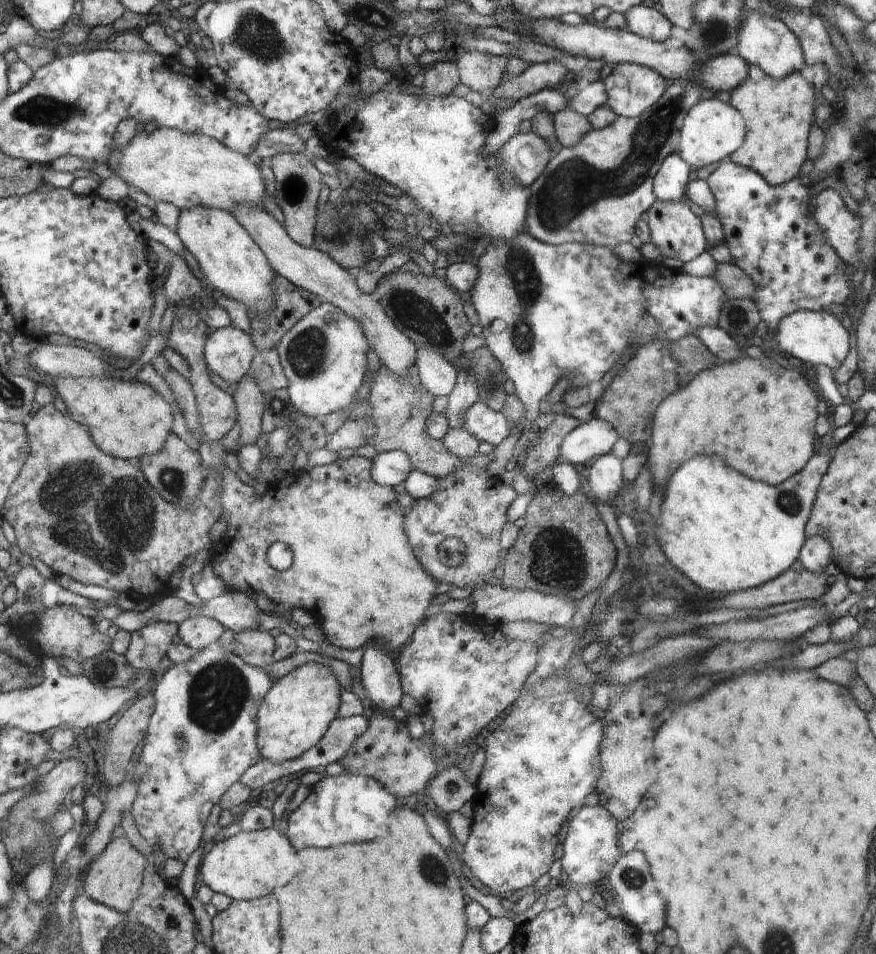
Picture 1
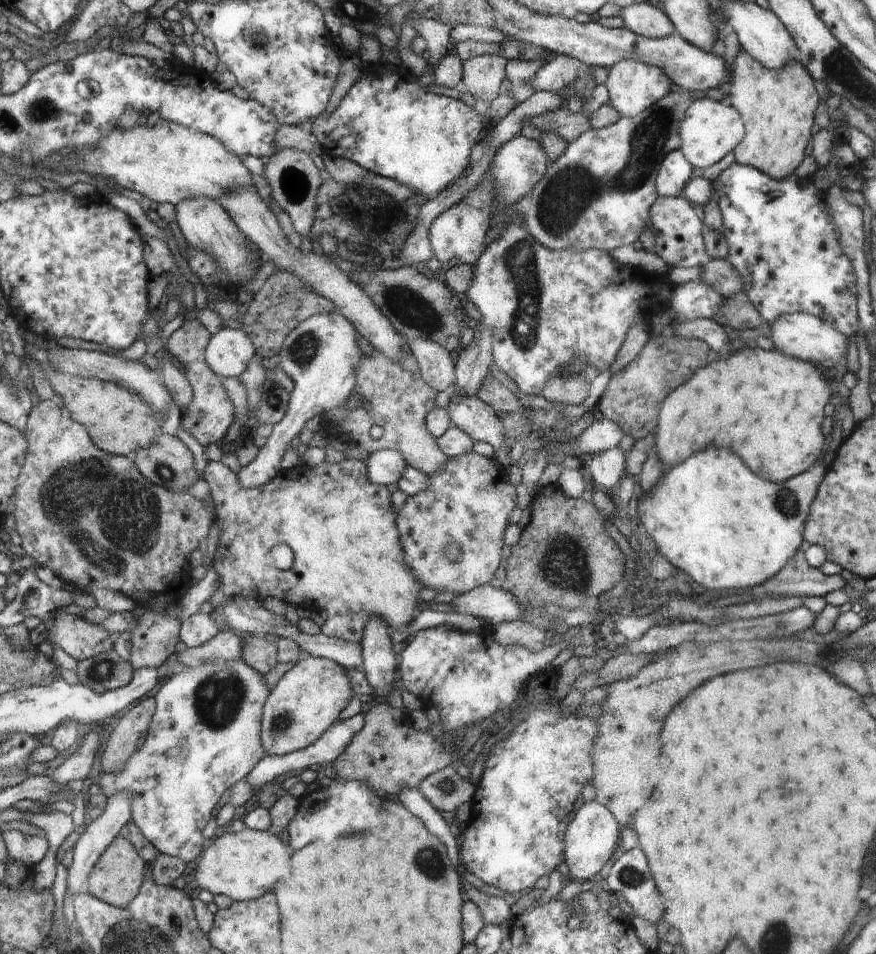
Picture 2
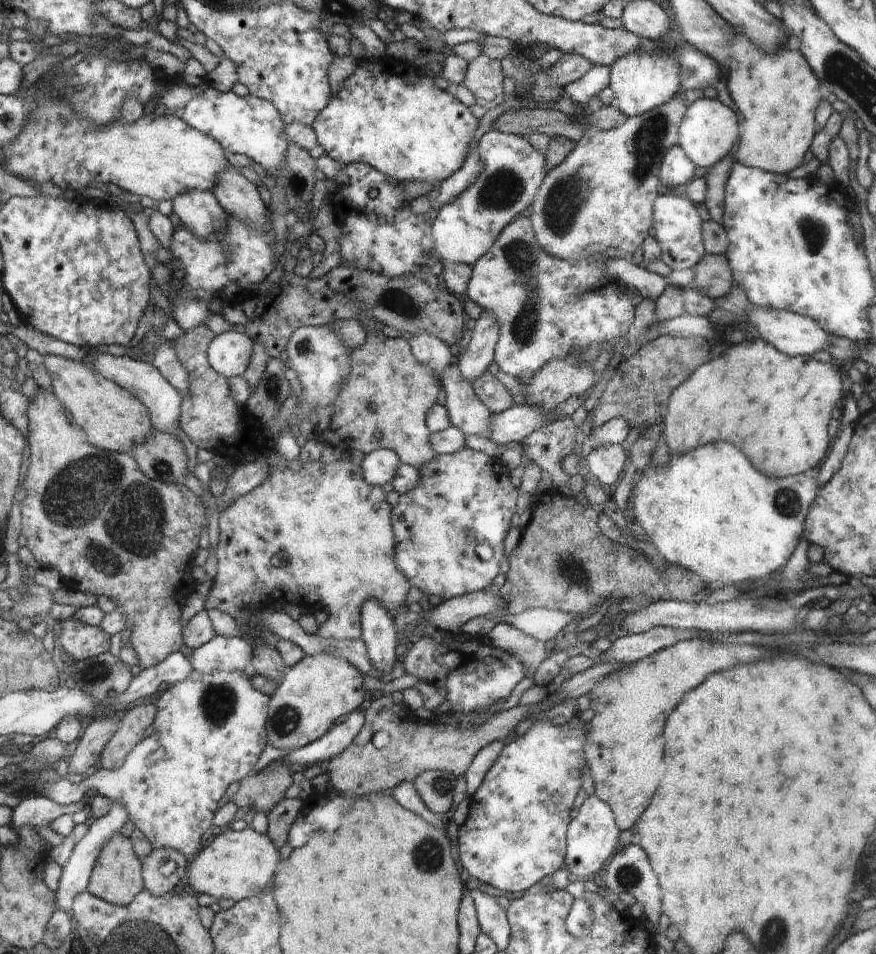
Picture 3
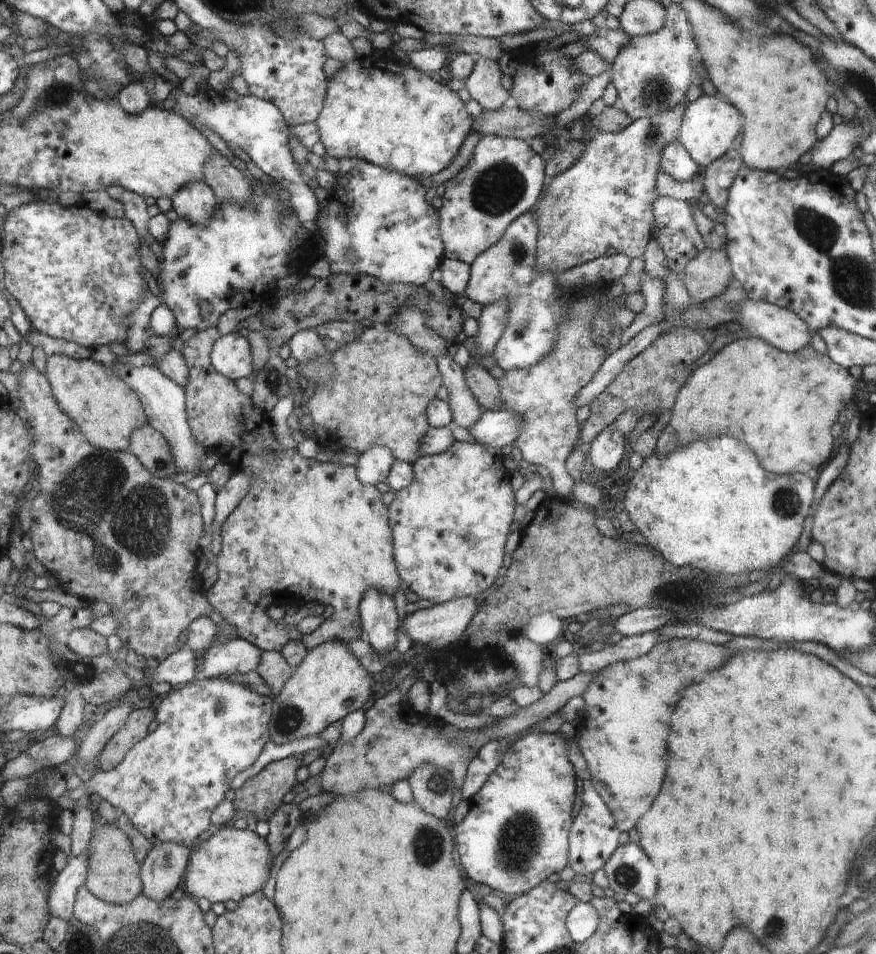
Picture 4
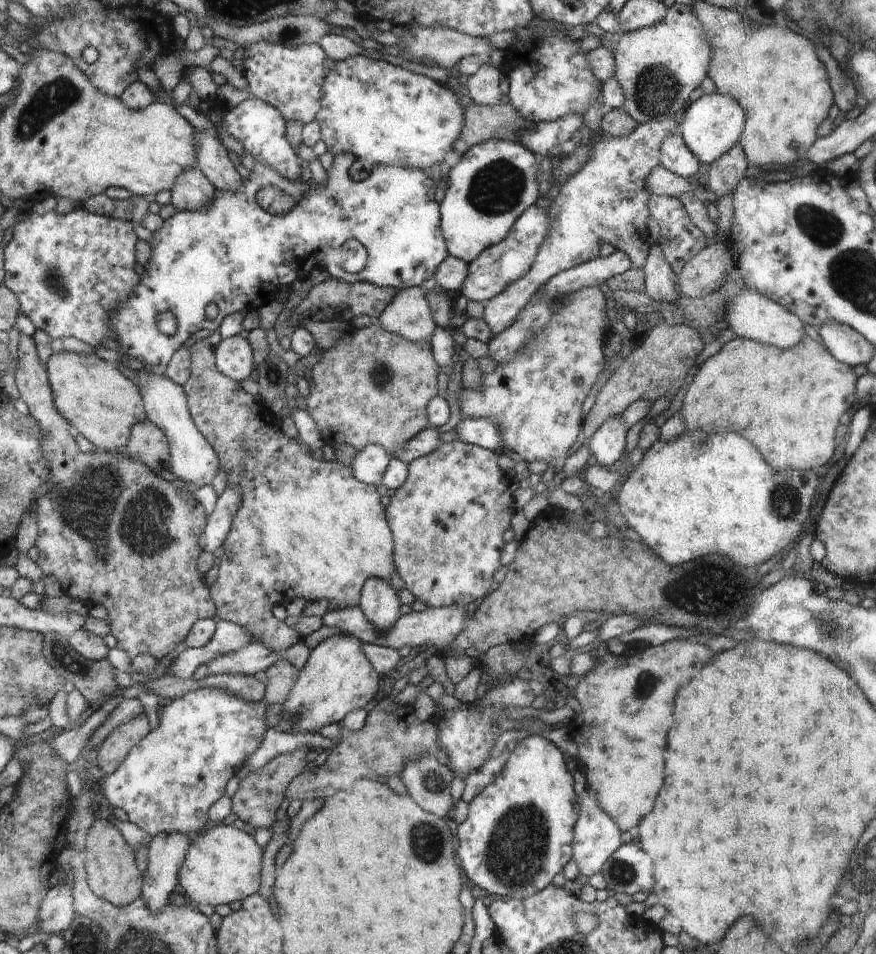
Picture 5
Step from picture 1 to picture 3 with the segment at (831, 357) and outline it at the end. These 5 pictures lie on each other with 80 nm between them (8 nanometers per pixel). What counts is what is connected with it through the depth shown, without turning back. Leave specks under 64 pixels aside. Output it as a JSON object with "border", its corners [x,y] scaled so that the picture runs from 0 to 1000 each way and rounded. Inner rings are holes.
{"border":[[[858,320],[858,329],[856,329],[856,338],[868,346],[869,354],[879,360],[895,371],[910,373],[927,374],[936,365],[944,367],[944,363],[949,362],[947,350],[937,345],[935,340],[920,330],[905,328],[901,325],[879,324],[877,322]]]}

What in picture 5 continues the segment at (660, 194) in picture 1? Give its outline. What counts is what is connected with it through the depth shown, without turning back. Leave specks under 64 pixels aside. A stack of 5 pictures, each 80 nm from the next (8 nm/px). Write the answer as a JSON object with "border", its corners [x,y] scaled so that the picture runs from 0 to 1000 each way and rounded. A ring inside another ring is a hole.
{"border":[[[775,133],[758,147],[753,168],[760,178],[782,188],[795,182],[799,176],[798,167],[795,166],[793,161],[790,161],[788,154],[781,149]]]}

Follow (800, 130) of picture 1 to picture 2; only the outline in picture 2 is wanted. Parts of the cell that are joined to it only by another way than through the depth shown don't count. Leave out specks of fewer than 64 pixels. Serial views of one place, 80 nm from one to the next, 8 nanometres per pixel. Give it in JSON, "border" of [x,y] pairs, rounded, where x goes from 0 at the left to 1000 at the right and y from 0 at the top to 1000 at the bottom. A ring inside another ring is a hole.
{"border":[[[846,50],[832,84],[834,110],[852,129],[852,143],[837,157],[840,171],[863,175],[885,188],[902,186],[913,174],[925,155],[927,132],[932,135],[929,118],[935,109],[924,77],[911,64],[902,64],[889,72],[873,70]]]}

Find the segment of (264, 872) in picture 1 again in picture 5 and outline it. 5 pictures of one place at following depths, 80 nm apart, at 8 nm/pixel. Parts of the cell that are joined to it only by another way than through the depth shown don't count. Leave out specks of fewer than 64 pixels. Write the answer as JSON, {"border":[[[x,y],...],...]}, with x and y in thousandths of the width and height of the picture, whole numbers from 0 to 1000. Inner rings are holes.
{"border":[[[249,864],[237,871],[221,875],[216,882],[208,908],[203,913],[204,933],[213,940],[215,944],[221,944],[225,949],[241,951],[251,948],[263,948],[267,943],[279,944],[288,939],[297,931],[297,904],[299,904],[299,889],[285,874],[266,865]]]}

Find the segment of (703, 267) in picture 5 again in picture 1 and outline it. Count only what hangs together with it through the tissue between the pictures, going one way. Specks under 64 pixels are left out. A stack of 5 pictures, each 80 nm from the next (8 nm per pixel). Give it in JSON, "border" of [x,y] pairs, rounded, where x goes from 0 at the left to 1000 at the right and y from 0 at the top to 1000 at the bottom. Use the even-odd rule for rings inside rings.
{"border":[[[818,277],[817,285],[813,287],[825,298],[830,306],[830,313],[858,313],[863,306],[861,294],[853,289],[842,279],[838,277]]]}

